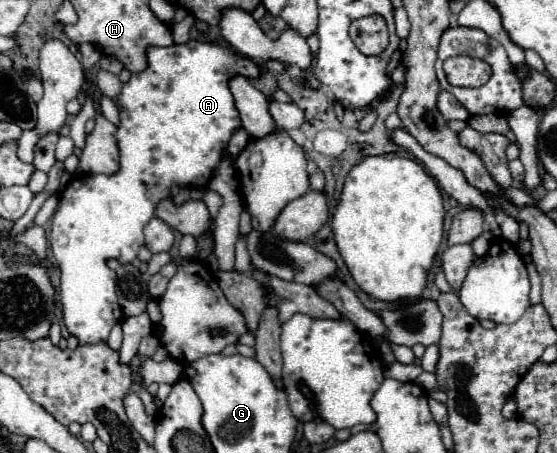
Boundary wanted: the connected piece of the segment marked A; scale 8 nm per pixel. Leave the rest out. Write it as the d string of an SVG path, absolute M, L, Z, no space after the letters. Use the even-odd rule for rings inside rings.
M190 39L182 45L174 43L170 47L148 47L146 57L146 71L132 73L130 81L122 85L120 95L114 97L120 115L120 125L116 129L120 169L112 175L74 177L62 191L58 209L52 217L50 247L62 271L60 303L64 325L78 337L80 345L106 341L110 329L124 317L116 299L116 271L112 271L106 261L118 259L126 265L136 259L138 249L144 245L142 231L146 223L154 217L158 203L172 197L170 189L174 185L206 187L210 183L230 137L240 129L240 113L236 111L228 81L236 75L244 75L248 79L260 77L260 67L254 61L244 59L224 43Z

